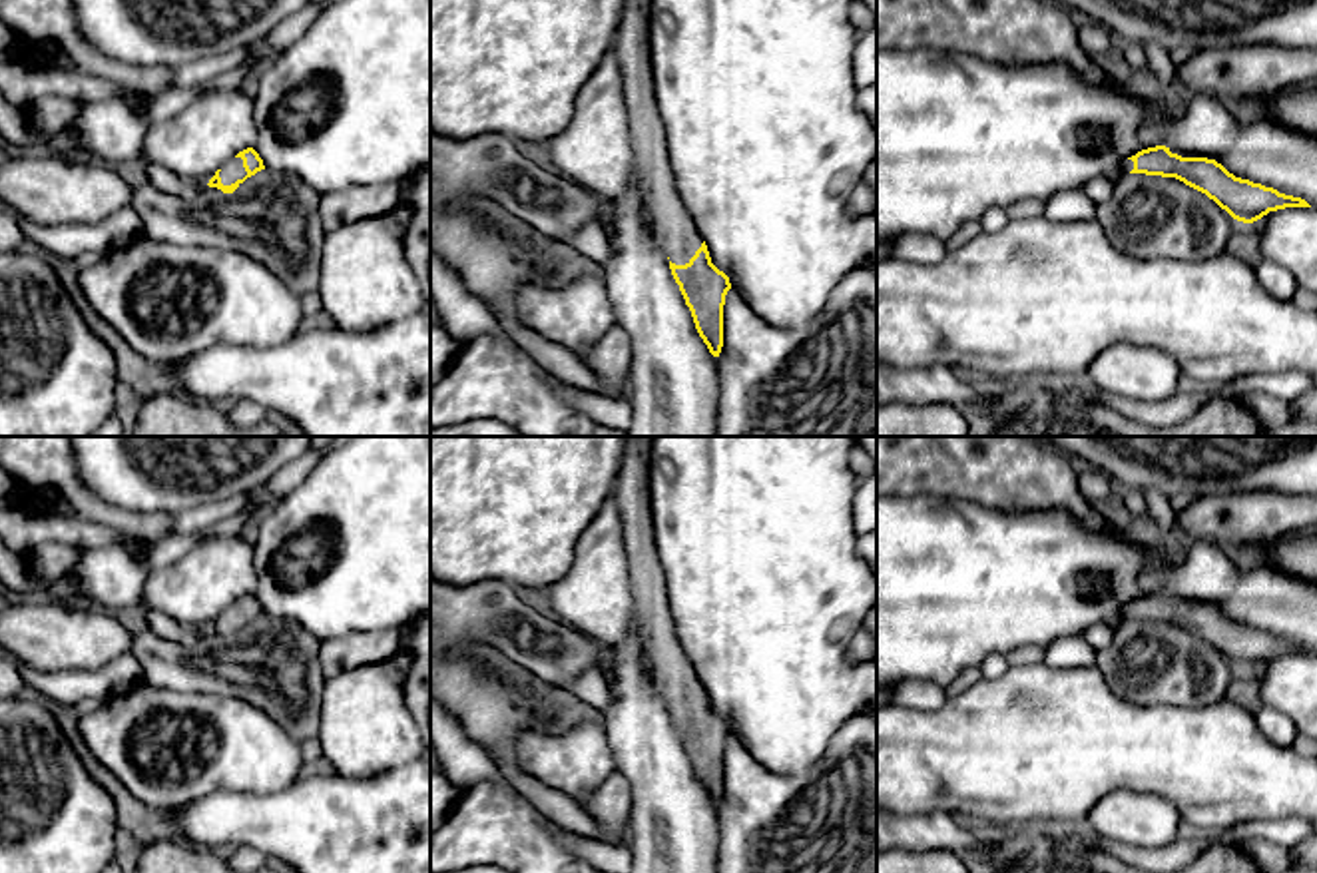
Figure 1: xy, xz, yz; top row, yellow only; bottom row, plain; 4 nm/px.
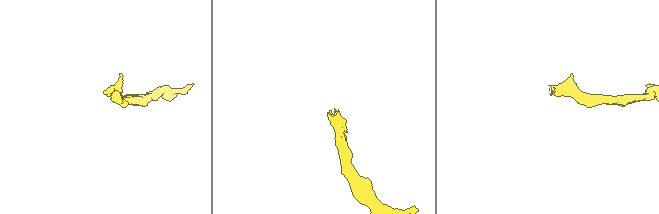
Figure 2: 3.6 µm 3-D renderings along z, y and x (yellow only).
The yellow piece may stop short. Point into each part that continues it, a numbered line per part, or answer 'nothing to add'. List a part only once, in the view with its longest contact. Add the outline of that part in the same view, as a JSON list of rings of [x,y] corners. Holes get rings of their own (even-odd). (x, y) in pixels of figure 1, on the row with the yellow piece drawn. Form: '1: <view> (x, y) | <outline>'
1: xy (234, 170) | [[[241,157],[229,159],[219,171],[219,177],[221,177],[223,185],[231,185],[237,179],[243,179],[245,175],[247,175],[247,171],[243,167],[243,159]]]

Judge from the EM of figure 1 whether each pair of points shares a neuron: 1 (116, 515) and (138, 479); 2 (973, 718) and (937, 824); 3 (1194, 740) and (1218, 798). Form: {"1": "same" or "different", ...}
{"1": "different", "2": "different", "3": "same"}

